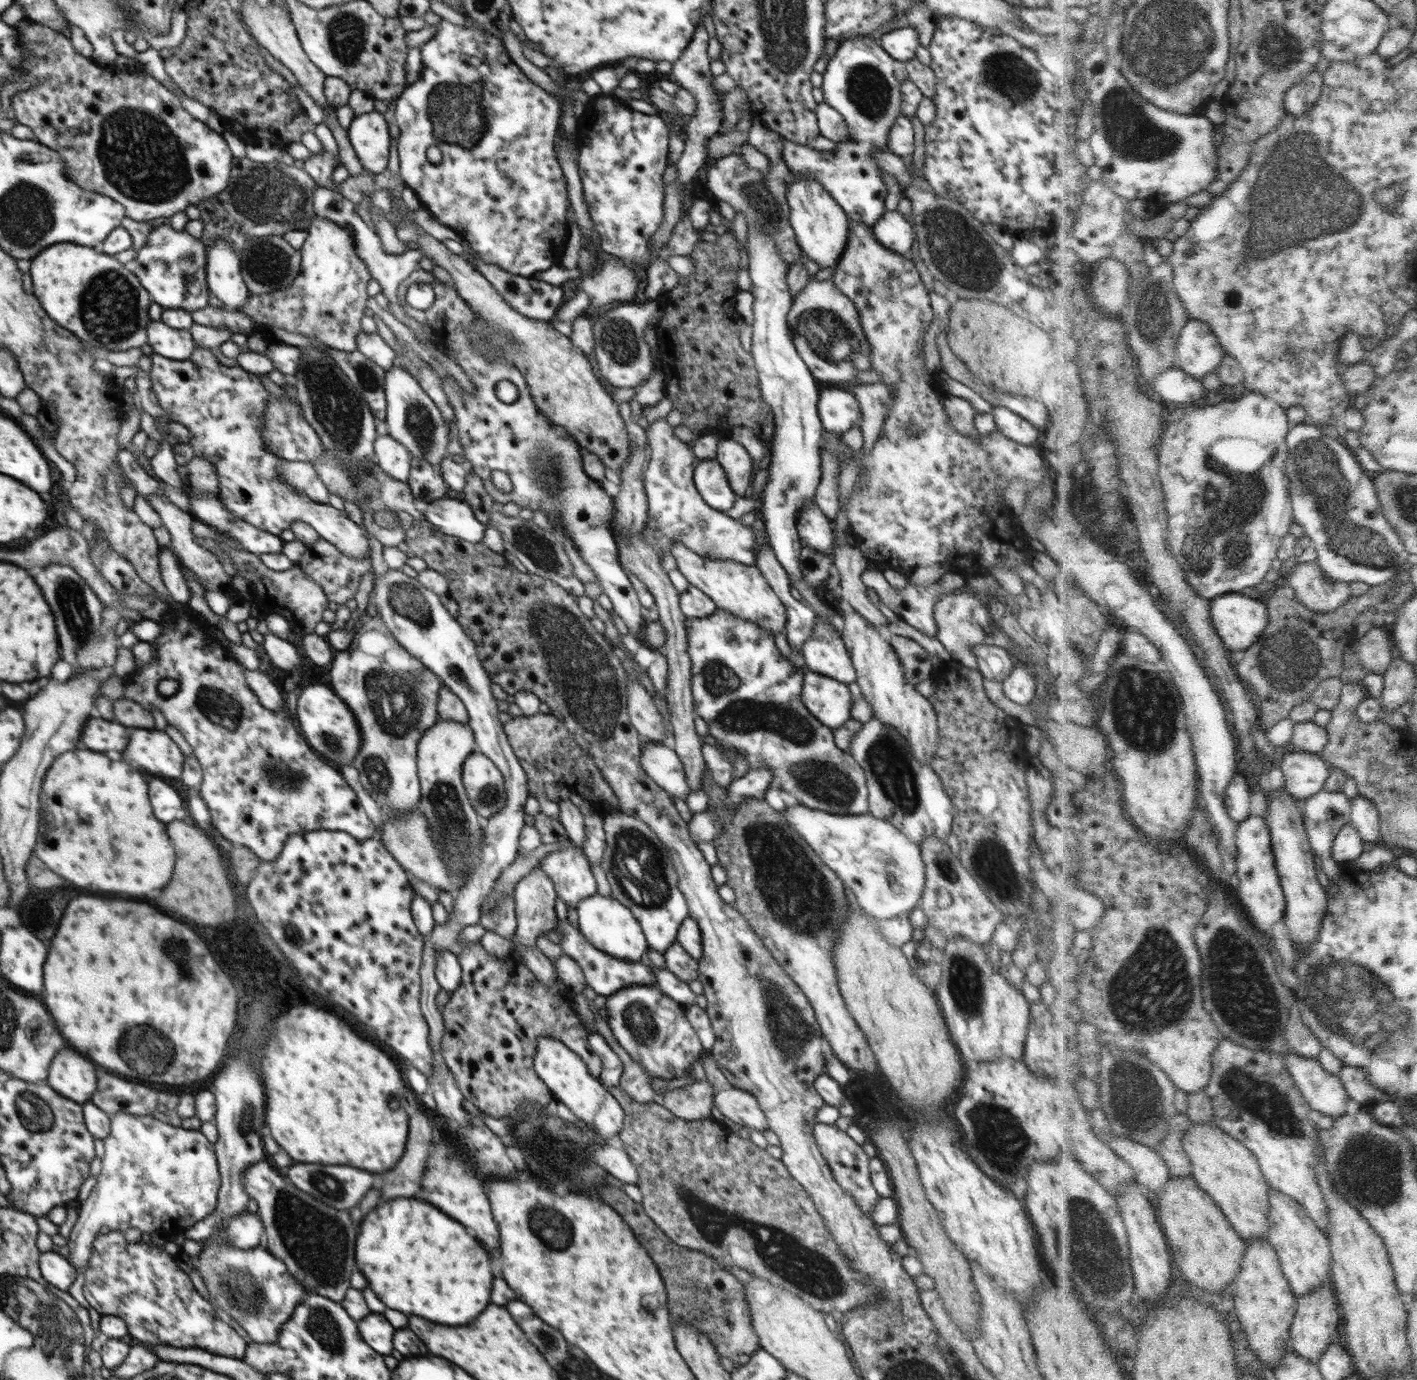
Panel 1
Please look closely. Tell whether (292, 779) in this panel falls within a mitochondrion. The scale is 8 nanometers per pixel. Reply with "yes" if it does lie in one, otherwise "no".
yes

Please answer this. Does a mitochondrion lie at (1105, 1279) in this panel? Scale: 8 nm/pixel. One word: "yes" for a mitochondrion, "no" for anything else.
yes

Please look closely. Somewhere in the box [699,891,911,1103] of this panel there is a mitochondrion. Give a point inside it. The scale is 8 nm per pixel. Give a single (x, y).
(791, 1034)

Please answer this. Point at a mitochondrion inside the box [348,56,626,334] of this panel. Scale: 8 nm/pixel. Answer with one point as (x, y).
(449, 118)

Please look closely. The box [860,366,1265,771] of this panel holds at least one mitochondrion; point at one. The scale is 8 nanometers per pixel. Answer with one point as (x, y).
(1144, 714)

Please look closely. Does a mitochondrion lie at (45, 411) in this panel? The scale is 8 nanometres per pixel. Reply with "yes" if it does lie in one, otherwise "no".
no

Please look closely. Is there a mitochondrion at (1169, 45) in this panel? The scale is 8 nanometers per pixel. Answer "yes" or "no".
yes

